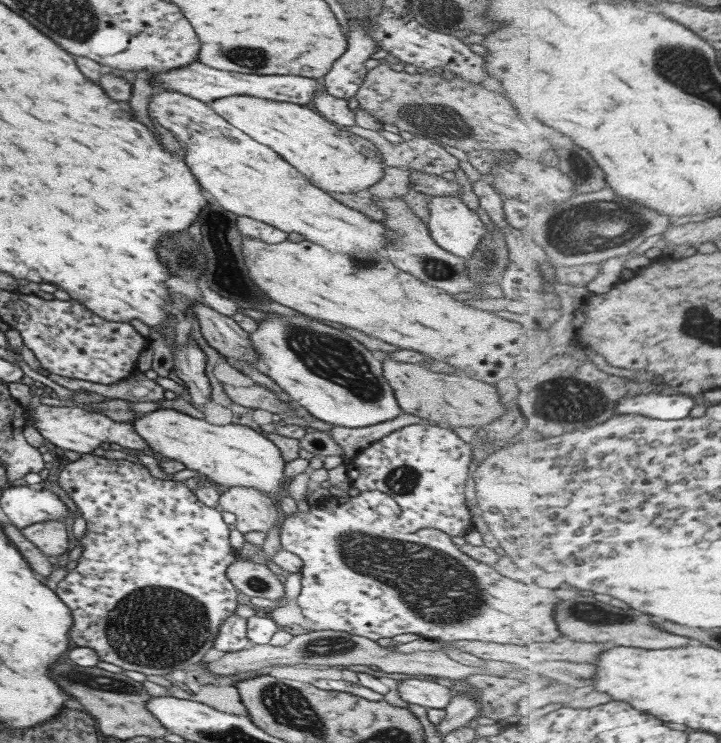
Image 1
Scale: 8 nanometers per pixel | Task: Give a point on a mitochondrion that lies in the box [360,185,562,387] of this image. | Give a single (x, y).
(437, 269)

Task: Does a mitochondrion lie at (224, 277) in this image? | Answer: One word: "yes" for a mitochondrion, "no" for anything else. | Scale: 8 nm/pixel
yes

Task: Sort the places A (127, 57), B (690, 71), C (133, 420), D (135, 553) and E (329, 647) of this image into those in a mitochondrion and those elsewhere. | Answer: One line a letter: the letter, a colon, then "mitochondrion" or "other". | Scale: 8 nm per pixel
A: other
B: mitochondrion
C: other
D: other
E: mitochondrion

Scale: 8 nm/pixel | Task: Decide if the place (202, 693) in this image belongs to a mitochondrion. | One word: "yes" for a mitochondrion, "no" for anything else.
no

